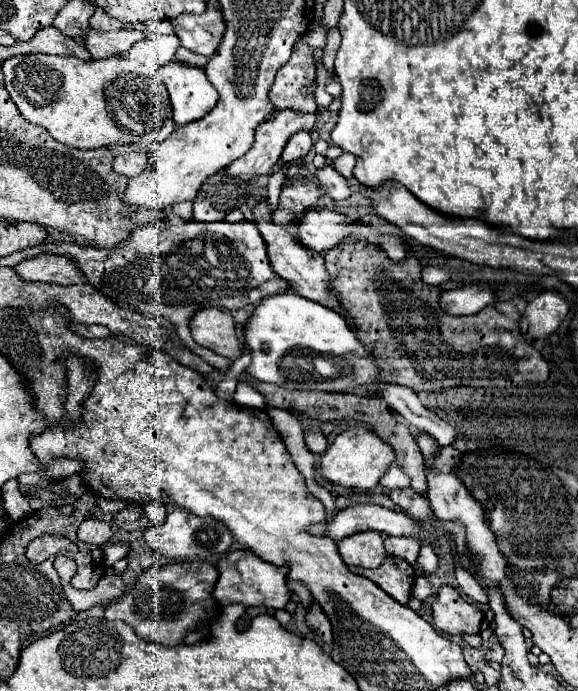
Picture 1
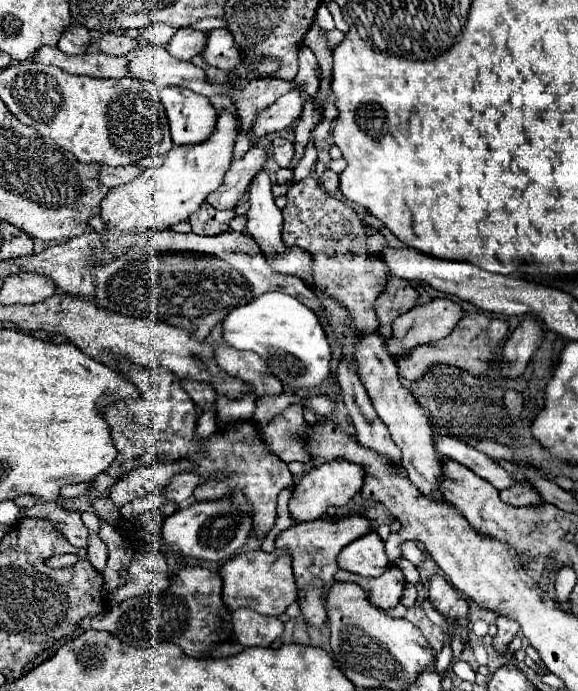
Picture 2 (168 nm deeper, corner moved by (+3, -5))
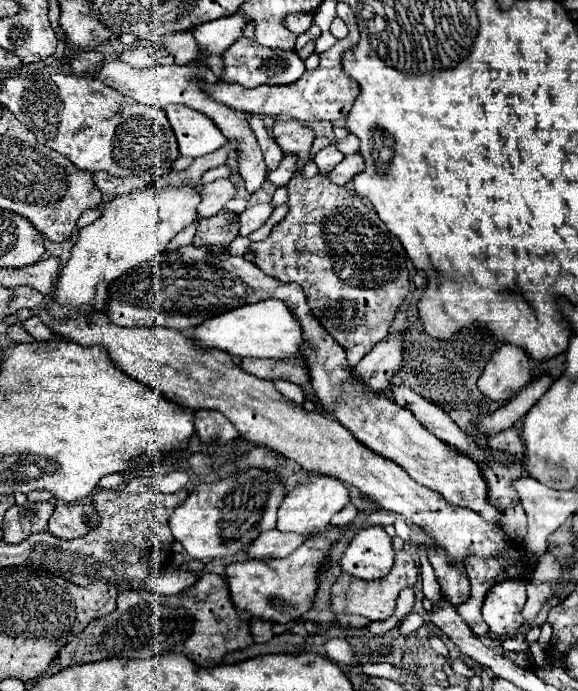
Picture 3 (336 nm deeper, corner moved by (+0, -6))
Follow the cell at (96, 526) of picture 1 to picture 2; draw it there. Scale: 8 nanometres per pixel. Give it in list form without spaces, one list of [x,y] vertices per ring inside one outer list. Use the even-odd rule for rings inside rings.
[[[37,503],[35,507],[25,511],[25,517],[41,517],[41,519],[49,519],[55,529],[59,533],[63,533],[63,537],[75,545],[75,547],[87,547],[87,527],[81,521],[81,513],[79,511],[69,511],[65,507],[61,507],[59,503]]]

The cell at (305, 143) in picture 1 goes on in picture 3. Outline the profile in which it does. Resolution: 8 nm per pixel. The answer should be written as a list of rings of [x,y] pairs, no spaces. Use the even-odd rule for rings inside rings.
[[[256,126],[256,128],[252,128],[252,132],[256,134],[258,144],[260,144],[262,152],[264,152],[264,160],[266,160],[268,170],[274,170],[274,168],[282,162],[284,152],[282,152],[282,150],[280,150],[280,146],[278,146],[270,136],[268,136],[268,132],[266,132],[266,128],[264,128],[264,126]]]

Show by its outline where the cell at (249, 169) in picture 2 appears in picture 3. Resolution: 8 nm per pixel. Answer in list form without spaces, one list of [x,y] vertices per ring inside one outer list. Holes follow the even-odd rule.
[[[220,178],[216,182],[202,186],[202,202],[198,206],[198,216],[210,218],[218,214],[226,206],[228,200],[232,200],[238,192],[238,186],[230,178]]]

